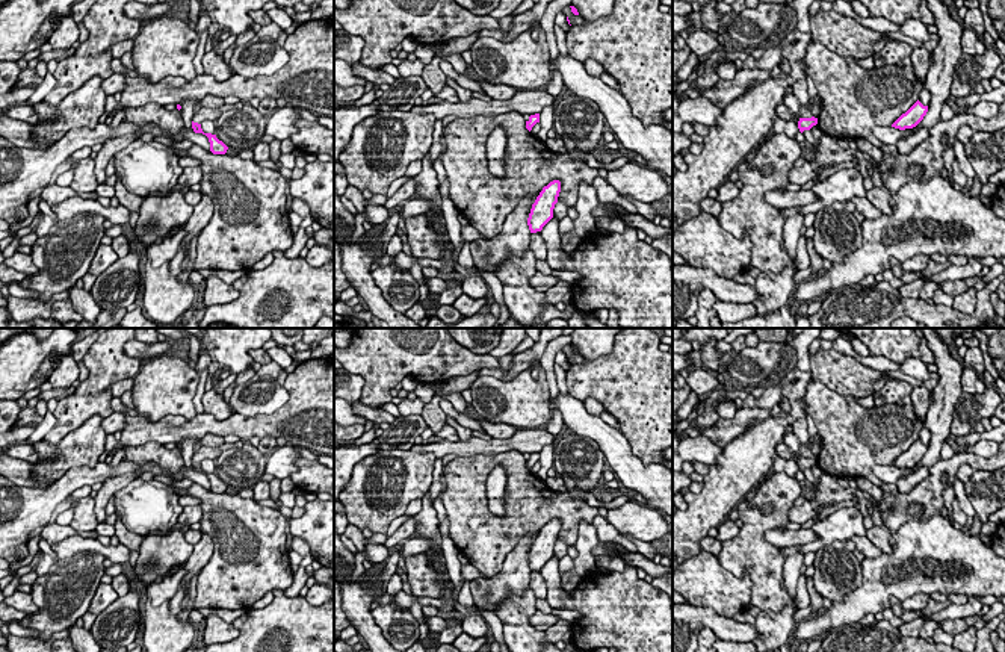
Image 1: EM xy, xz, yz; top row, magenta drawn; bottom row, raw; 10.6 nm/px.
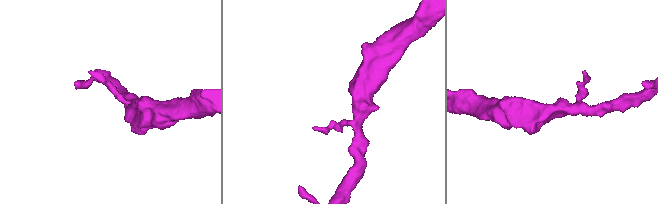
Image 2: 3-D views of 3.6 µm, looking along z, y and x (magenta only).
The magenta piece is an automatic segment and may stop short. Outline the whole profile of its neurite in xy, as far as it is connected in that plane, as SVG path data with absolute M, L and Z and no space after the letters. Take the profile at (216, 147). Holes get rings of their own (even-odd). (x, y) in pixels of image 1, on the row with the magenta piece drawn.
M192 121L192 129L193 129L195 133L203 133L203 135L206 135L206 136L209 138L210 151L212 151L213 154L225 154L225 153L227 153L228 147L227 147L222 141L219 141L219 139L216 138L216 135L204 133L203 129L201 129L201 124Z

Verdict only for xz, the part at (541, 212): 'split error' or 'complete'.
complete

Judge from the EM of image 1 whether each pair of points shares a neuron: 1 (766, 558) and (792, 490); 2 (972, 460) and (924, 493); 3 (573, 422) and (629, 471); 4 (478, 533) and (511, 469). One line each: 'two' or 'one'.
1: one
2: one
3: one
4: one

